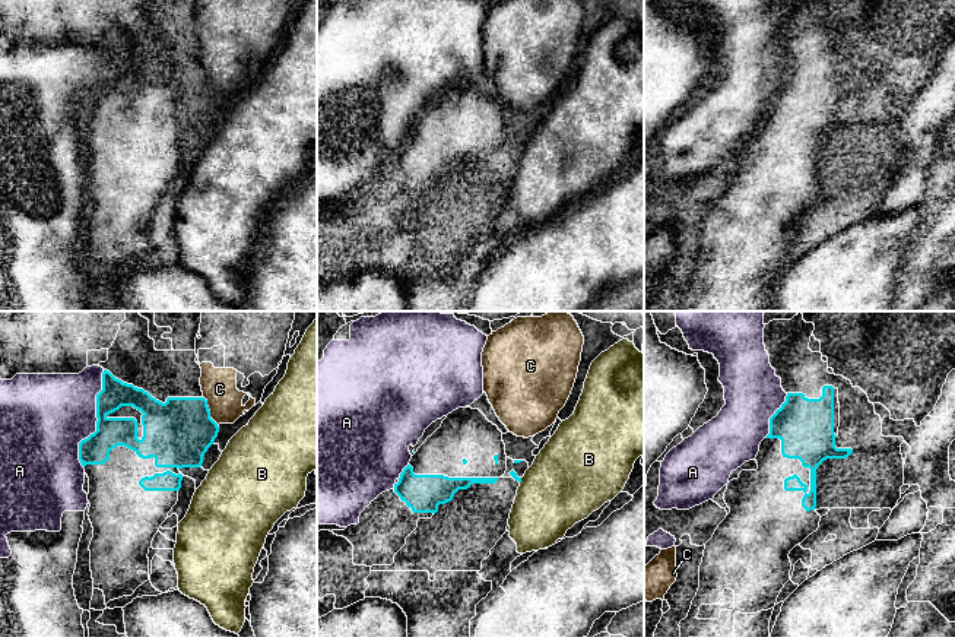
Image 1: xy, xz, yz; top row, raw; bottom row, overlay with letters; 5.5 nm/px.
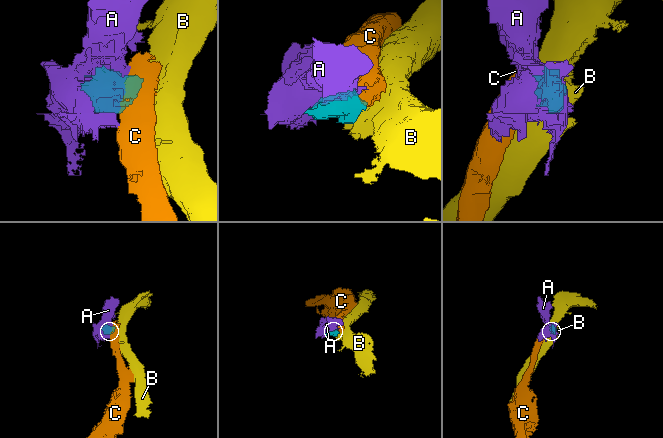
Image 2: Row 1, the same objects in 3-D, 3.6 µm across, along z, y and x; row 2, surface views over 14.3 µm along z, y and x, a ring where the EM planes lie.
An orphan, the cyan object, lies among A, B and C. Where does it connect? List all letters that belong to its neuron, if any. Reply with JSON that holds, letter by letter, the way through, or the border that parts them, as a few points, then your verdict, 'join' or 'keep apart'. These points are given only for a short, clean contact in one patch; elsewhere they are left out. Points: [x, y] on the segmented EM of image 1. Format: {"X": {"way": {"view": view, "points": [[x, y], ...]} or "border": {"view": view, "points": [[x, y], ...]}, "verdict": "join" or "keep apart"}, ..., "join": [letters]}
{"A": {"verdict": "keep apart"}, "B": {"border": {"view": "xz", "points": [[522, 478], [520, 482]]}, "verdict": "keep apart"}, "C": {"border": {"view": "xy", "points": [[203, 396], [209, 415], [218, 424]]}, "verdict": "keep apart"}, "join": []}

